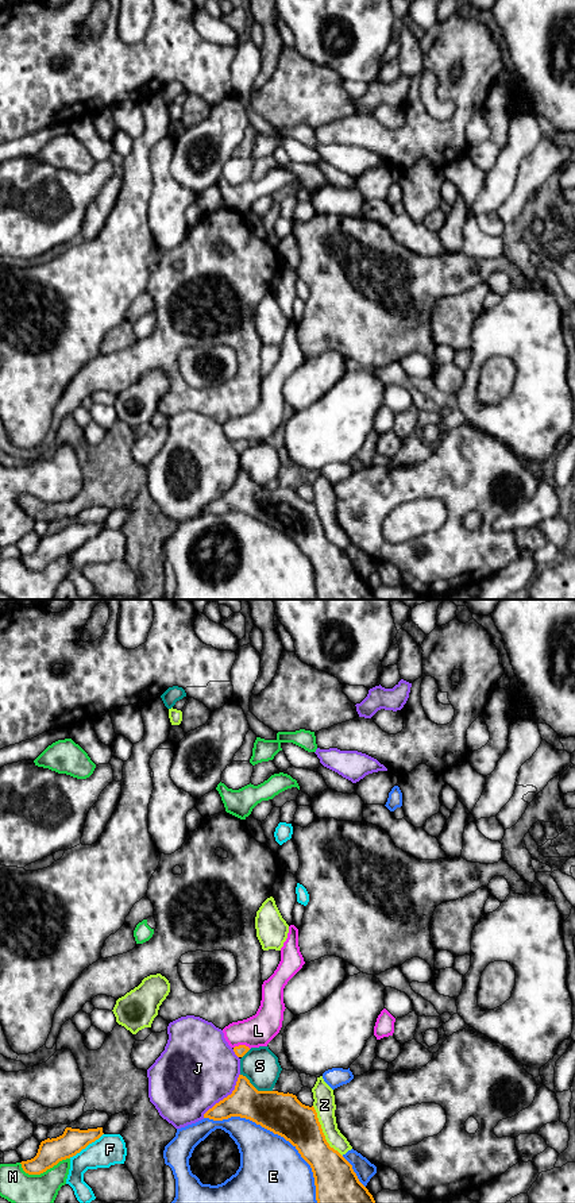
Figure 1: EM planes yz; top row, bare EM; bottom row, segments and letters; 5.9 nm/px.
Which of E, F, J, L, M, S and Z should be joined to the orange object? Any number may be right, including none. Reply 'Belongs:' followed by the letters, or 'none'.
Belongs: none

